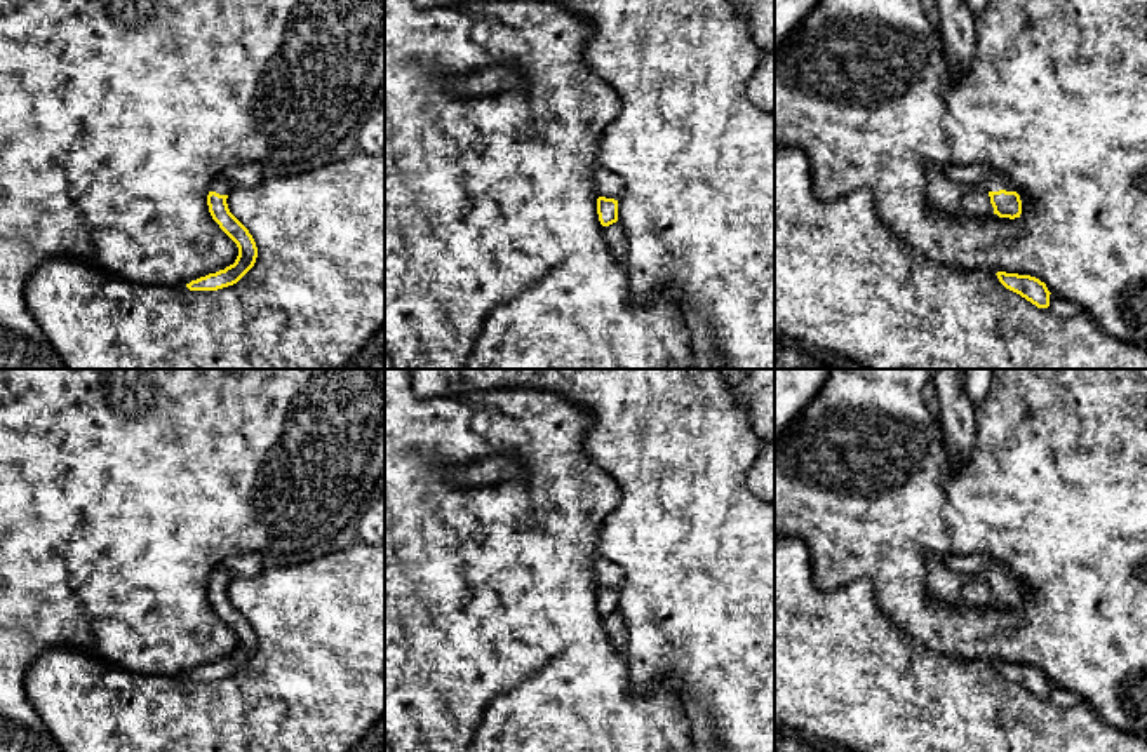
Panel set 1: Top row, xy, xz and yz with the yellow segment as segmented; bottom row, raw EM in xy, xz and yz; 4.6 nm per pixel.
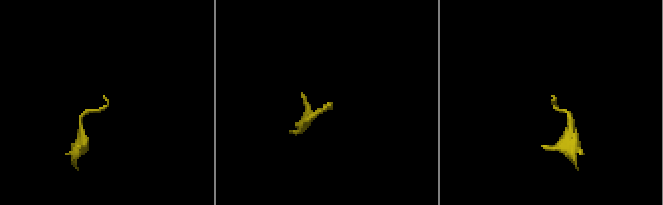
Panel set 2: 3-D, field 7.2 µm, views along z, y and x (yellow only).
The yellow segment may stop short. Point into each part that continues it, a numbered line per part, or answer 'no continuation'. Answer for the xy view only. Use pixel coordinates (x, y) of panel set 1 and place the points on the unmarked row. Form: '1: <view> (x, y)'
1: xy (221, 577)

